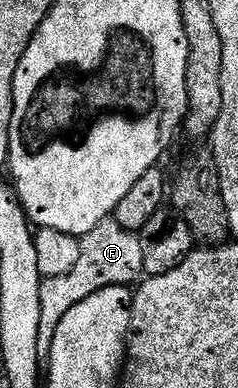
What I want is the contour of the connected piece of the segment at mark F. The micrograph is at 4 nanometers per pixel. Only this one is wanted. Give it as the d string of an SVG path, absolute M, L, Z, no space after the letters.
M114 218L102 220L100 224L93 226L93 230L89 230L89 234L81 237L79 245L81 246L81 258L77 258L77 266L73 266L73 270L69 270L69 274L61 274L61 278L44 279L41 286L40 349L50 349L53 334L57 330L61 318L65 318L65 314L69 314L69 310L73 310L73 306L77 306L77 302L85 302L85 298L89 298L89 294L97 294L97 290L105 290L114 284L131 286L144 279L145 273L141 262L141 242L138 235L122 228Z

